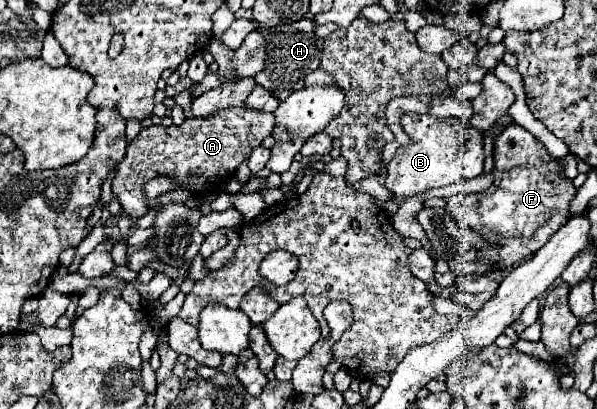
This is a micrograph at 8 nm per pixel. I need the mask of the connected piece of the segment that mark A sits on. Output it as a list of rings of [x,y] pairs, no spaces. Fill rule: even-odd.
[[[238,105],[224,109],[208,119],[186,119],[180,127],[152,125],[148,129],[142,129],[138,137],[128,145],[126,157],[118,163],[118,171],[112,181],[112,193],[120,201],[122,211],[132,219],[140,219],[148,213],[142,189],[144,183],[154,179],[156,175],[168,175],[180,189],[188,187],[192,189],[194,197],[204,199],[210,193],[222,191],[226,181],[234,177],[236,167],[244,163],[266,137],[272,135],[272,127],[272,113]]]

